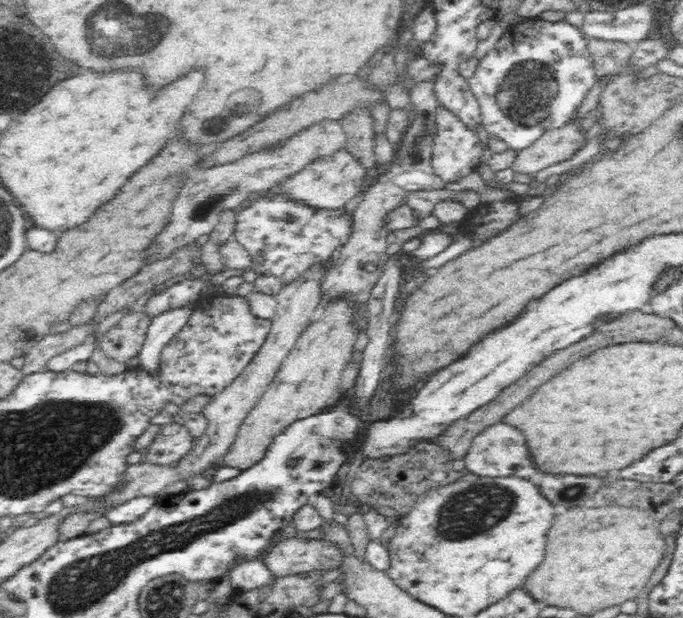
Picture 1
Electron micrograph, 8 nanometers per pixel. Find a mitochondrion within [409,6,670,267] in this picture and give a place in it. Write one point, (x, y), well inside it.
(528, 91)

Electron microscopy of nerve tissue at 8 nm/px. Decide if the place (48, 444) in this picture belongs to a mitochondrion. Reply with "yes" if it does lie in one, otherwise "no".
yes

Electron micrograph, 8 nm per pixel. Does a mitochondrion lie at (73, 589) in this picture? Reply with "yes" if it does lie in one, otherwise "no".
yes

